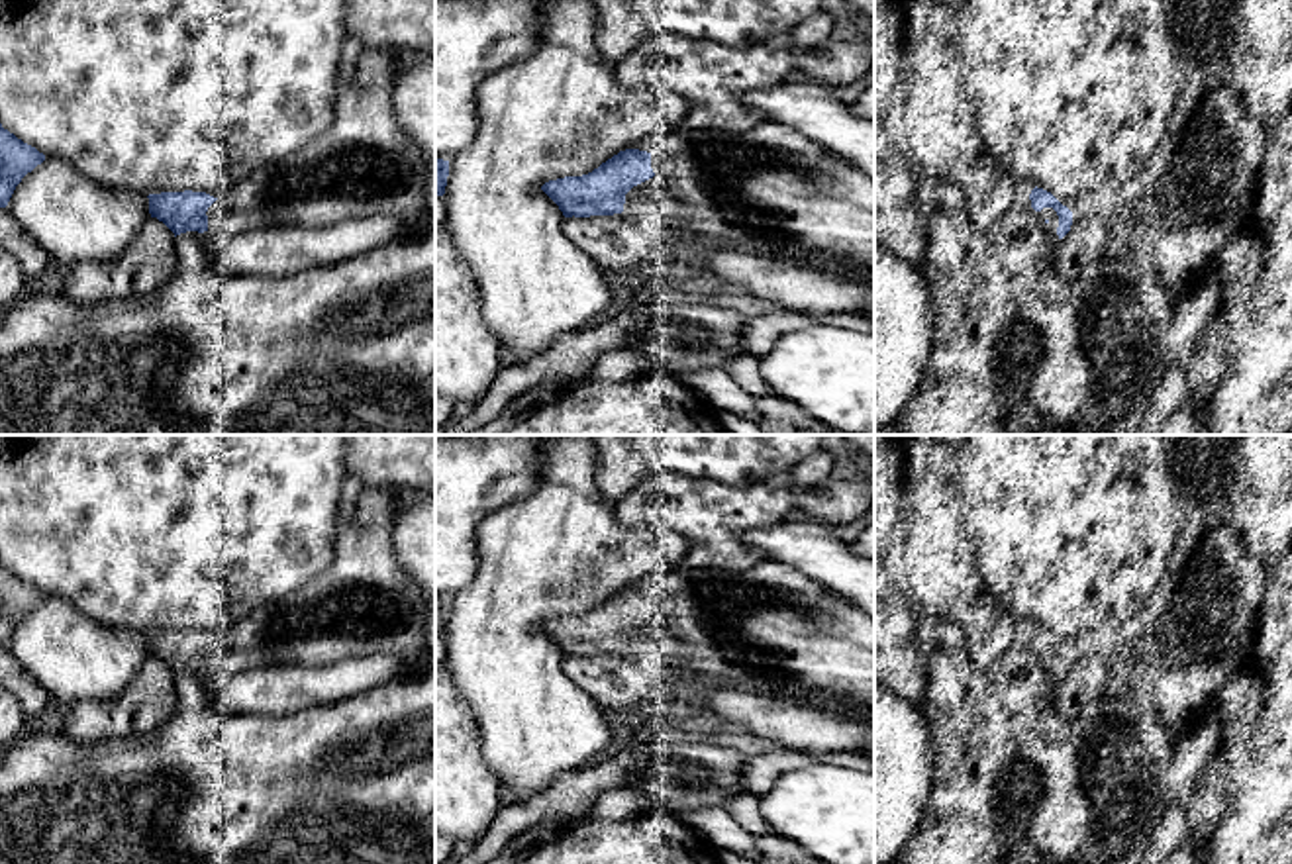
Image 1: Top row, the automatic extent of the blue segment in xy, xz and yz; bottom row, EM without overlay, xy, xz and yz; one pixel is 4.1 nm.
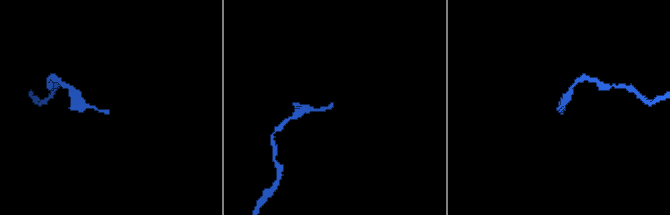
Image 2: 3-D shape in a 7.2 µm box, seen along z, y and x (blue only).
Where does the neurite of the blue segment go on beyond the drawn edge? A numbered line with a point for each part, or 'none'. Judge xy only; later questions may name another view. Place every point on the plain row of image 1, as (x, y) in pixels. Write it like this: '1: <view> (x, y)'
1: xy (363, 604)

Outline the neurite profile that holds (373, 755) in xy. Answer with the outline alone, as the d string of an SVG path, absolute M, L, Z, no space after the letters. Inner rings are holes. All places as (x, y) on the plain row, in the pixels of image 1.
M435 668L392 680L288 715L225 715L212 701L214 676L174 676L176 711L159 729L133 739L84 744L33 729L0 752L0 864L435 864Z

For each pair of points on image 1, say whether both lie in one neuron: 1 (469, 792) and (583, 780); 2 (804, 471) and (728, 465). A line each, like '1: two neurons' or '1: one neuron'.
1: two neurons
2: two neurons

